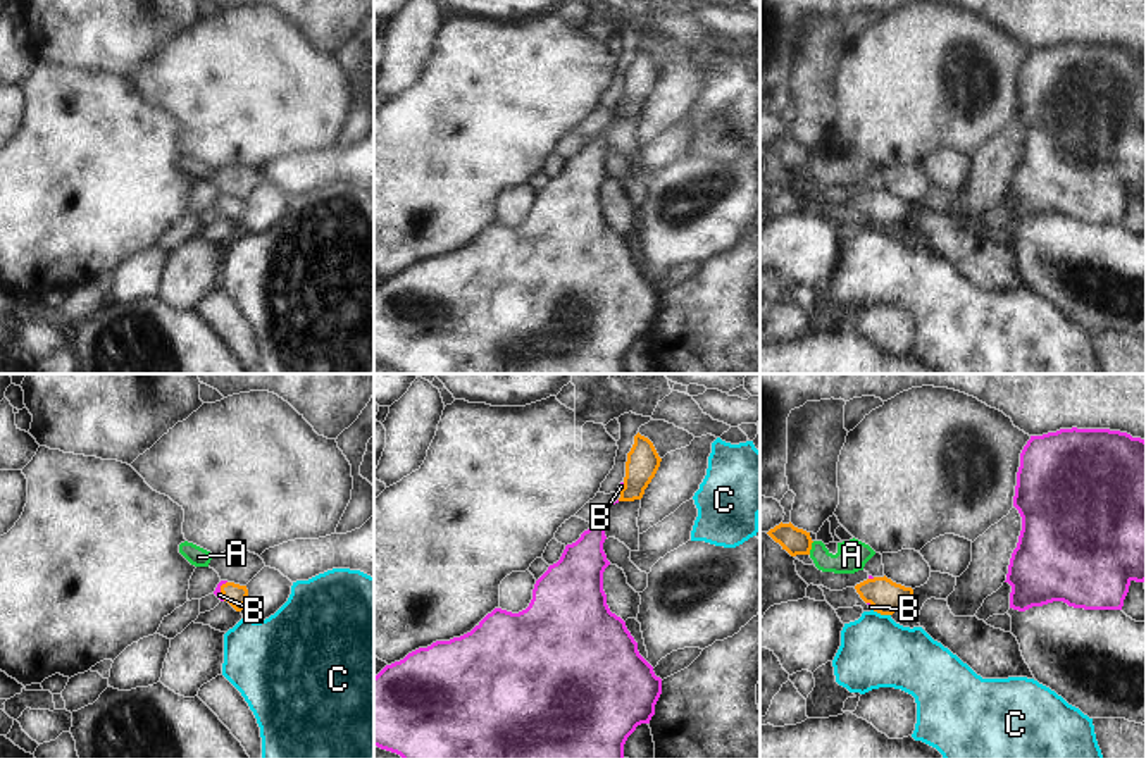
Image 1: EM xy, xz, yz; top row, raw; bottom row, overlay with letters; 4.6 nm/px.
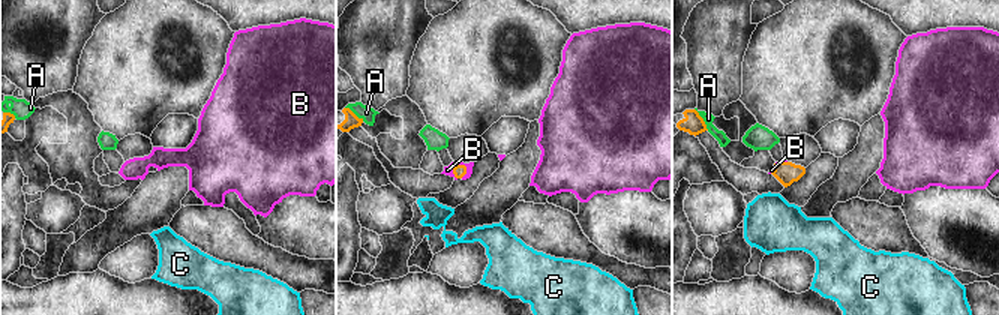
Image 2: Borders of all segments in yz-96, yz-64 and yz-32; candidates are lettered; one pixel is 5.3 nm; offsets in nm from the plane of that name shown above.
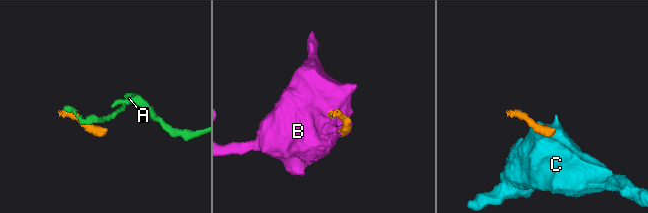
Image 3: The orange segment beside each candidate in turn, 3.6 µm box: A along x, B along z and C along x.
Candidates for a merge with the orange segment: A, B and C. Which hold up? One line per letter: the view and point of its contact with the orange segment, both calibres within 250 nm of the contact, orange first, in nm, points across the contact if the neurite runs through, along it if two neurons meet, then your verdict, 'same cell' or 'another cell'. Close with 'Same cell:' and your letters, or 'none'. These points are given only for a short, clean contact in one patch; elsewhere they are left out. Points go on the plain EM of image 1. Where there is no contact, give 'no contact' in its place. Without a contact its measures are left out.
A: contact yz (810, 162); calibres 130 and 150 nm; another cell
B: contact xy (221, 205); calibres 100 and 40 nm; way xy (235, 209), (221, 205), (217, 207); same cell
C: contact yz (881, 228); calibres 160 and 340 nm; border yz (872, 224), (890, 229); another cell
Same cell: B

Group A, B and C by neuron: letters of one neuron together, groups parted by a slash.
A / B / C

